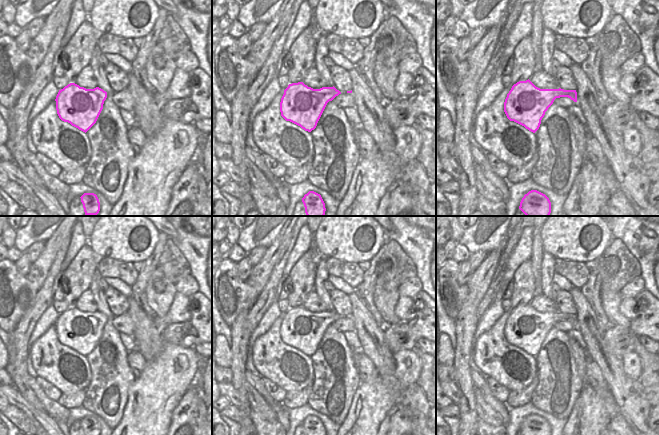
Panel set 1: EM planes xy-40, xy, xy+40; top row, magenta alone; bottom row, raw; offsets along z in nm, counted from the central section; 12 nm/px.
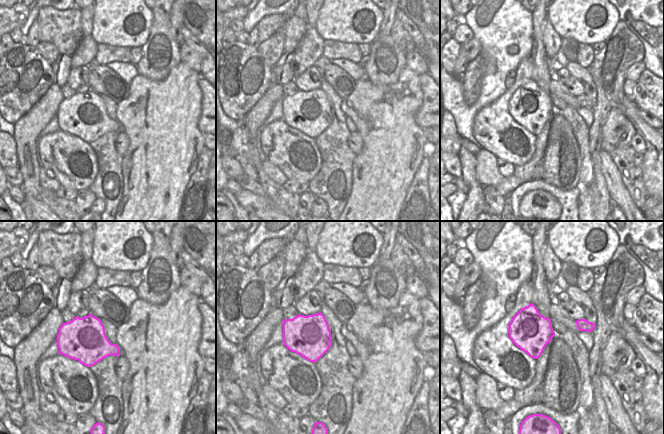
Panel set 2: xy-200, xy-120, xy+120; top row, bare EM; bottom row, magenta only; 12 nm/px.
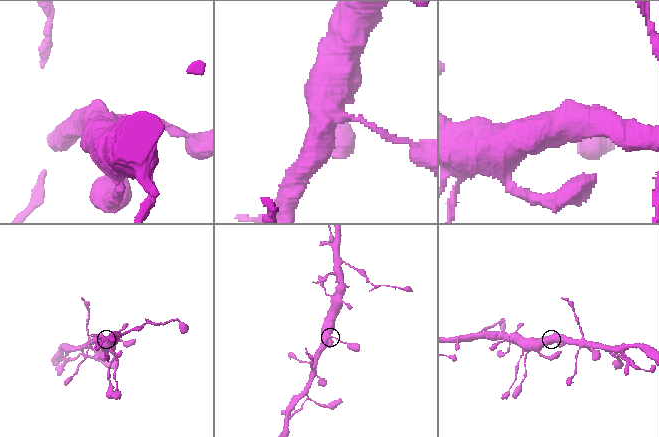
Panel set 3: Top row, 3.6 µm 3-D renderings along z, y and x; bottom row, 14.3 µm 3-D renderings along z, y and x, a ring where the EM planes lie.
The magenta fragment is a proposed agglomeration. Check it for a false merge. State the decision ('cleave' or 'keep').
keep

